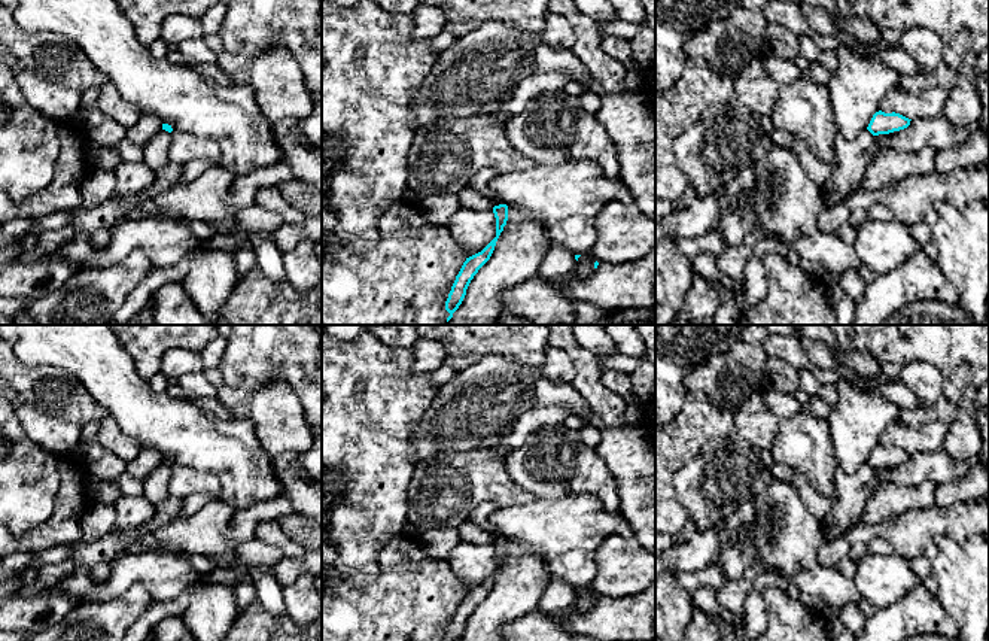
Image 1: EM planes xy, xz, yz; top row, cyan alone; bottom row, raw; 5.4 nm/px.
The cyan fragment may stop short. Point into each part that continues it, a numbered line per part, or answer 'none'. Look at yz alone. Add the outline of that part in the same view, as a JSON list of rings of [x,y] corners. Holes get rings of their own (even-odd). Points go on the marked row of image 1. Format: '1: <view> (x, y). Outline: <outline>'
1: yz (852, 157). Outline: [[[865,130],[856,139],[848,140],[840,133],[834,139],[836,168],[831,177],[821,186],[828,191],[824,207],[848,201],[859,188],[873,155],[874,136]]]

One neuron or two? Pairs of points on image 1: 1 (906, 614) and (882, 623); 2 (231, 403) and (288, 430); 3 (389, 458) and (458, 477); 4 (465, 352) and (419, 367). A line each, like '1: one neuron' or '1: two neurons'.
1: one neuron
2: one neuron
3: two neurons
4: two neurons

